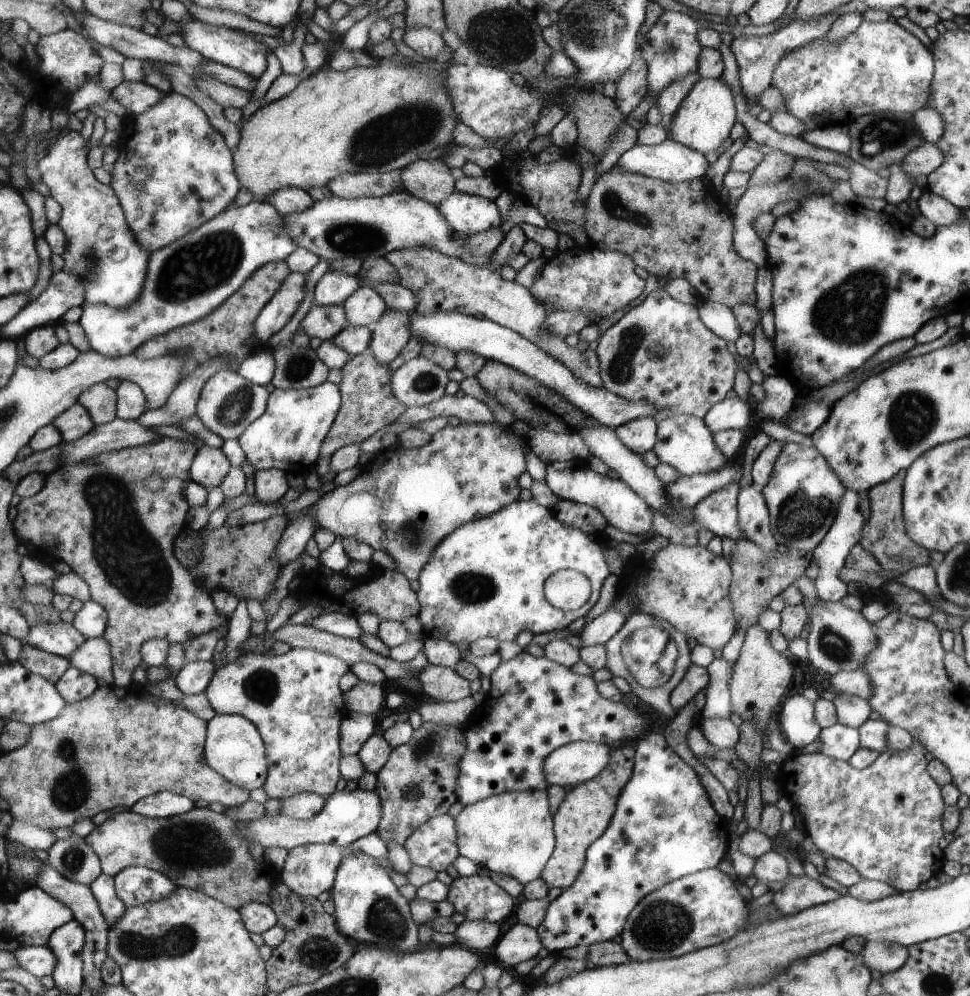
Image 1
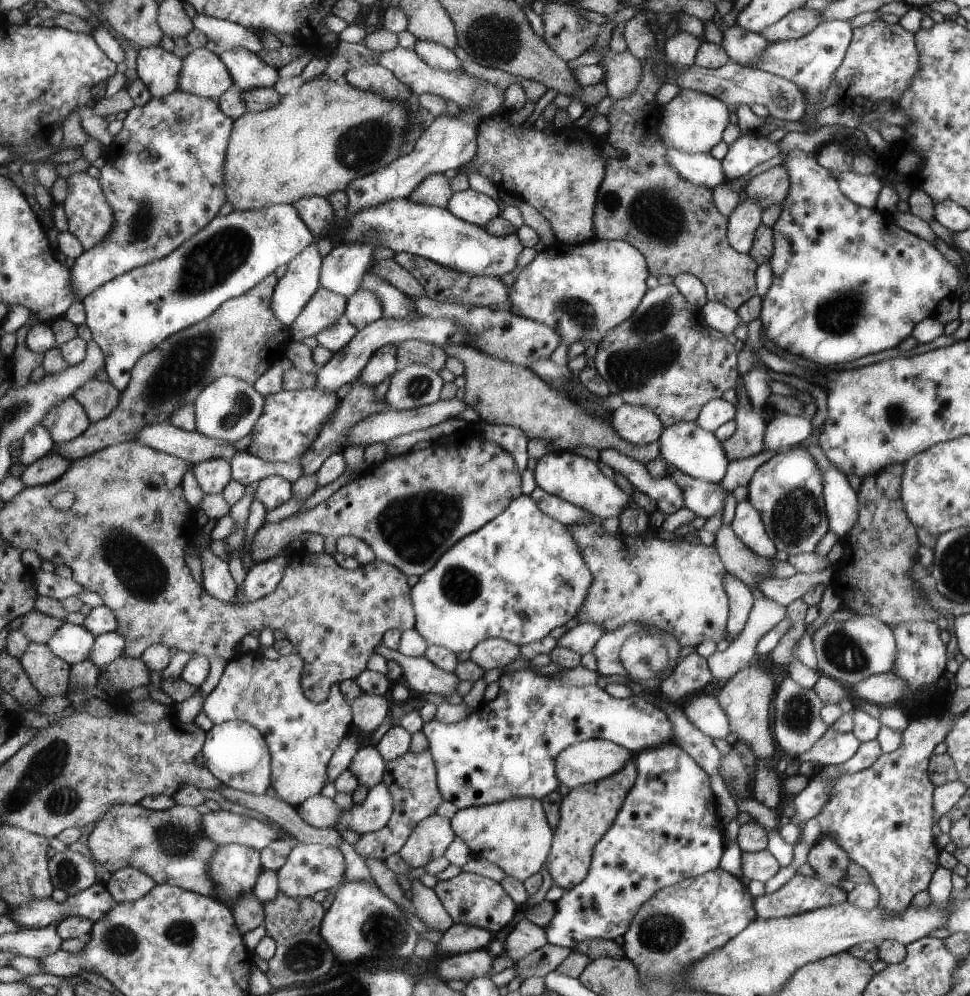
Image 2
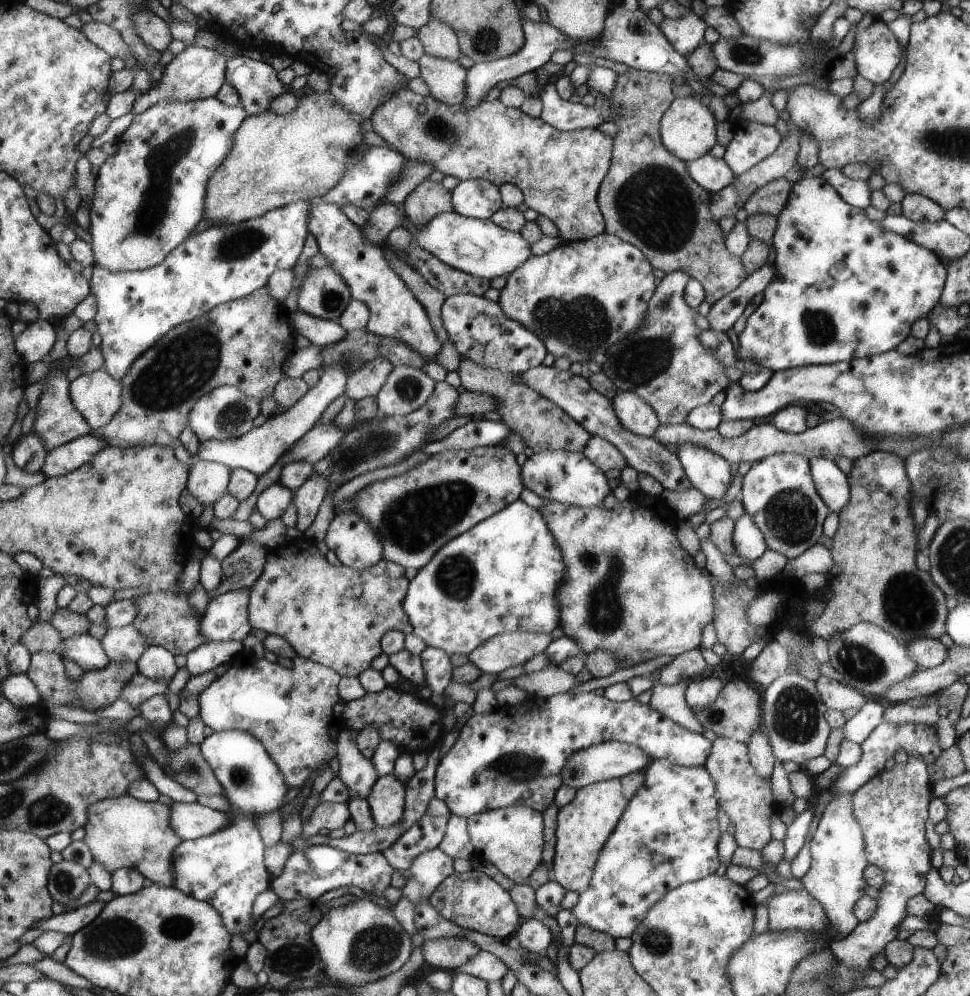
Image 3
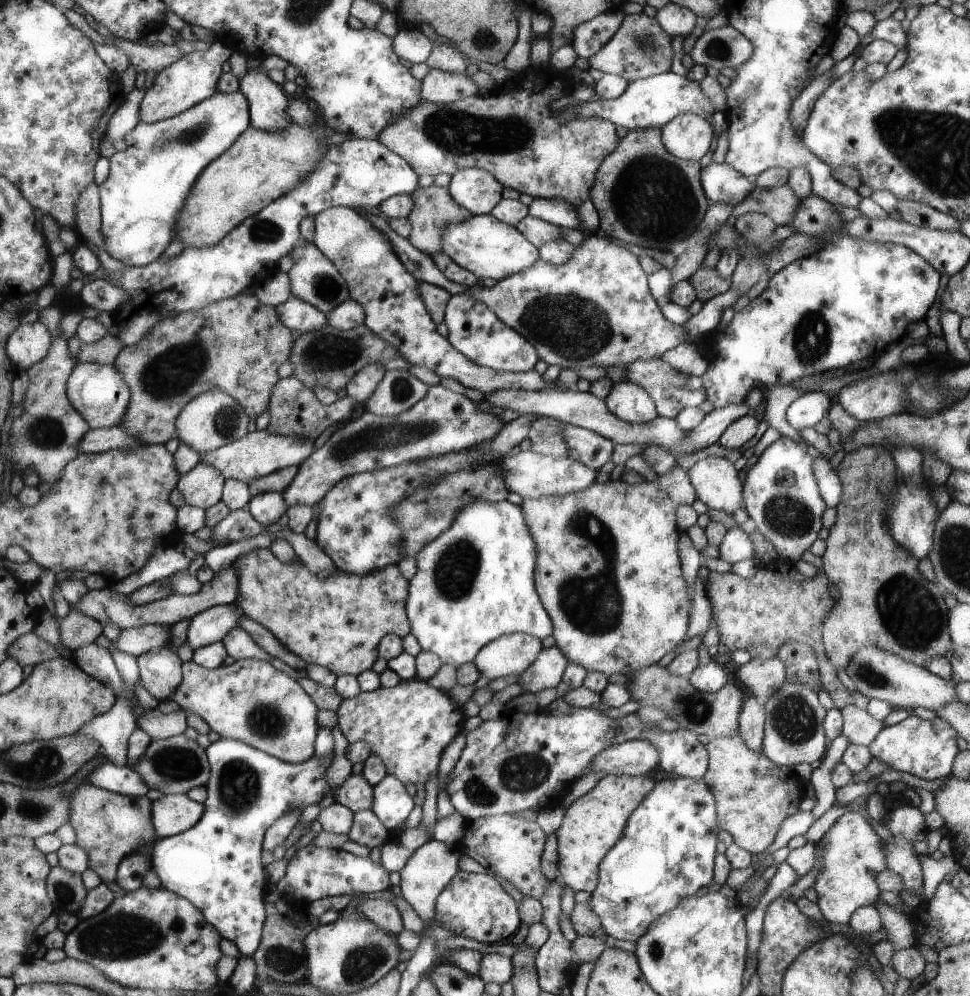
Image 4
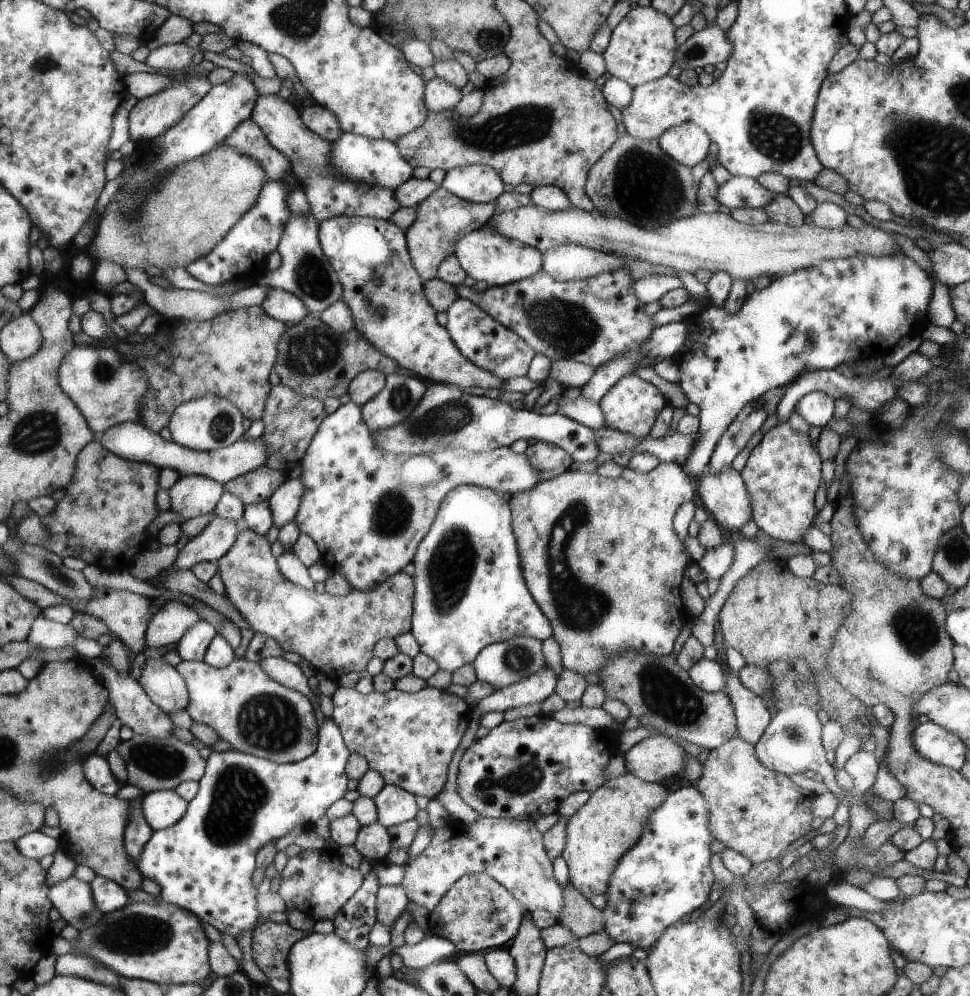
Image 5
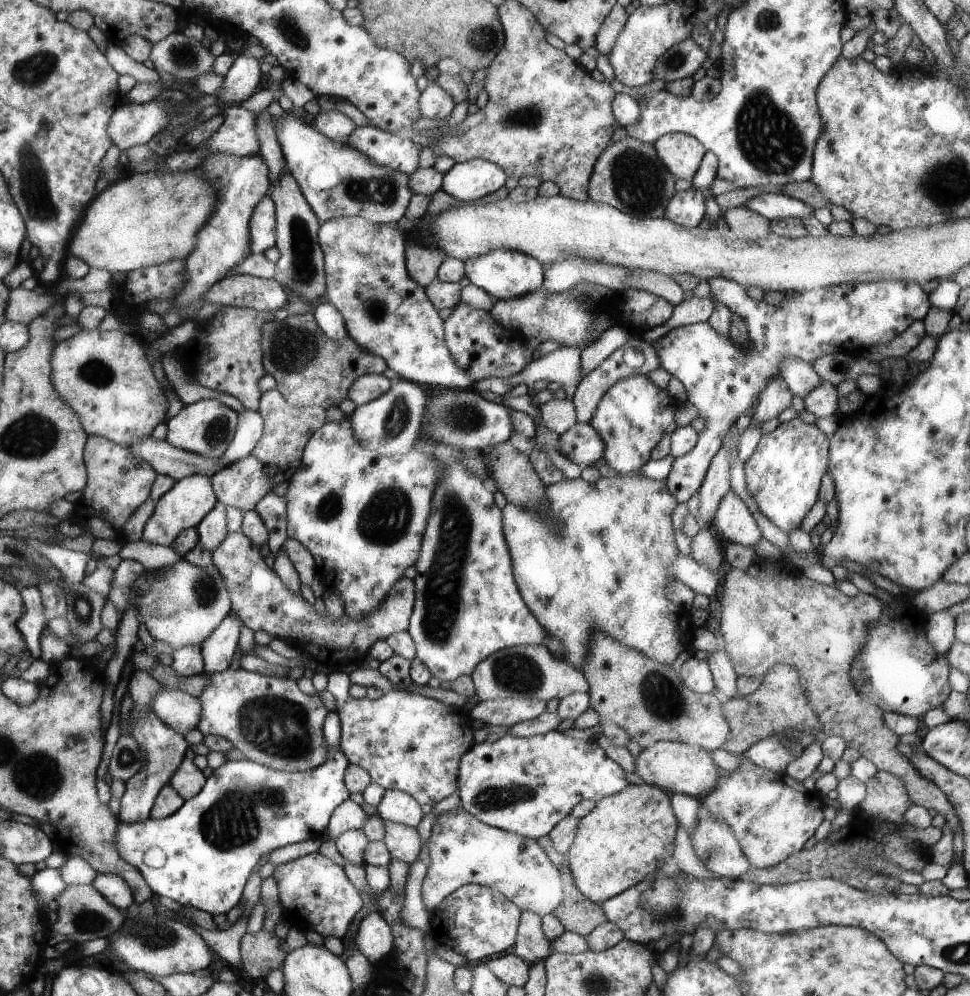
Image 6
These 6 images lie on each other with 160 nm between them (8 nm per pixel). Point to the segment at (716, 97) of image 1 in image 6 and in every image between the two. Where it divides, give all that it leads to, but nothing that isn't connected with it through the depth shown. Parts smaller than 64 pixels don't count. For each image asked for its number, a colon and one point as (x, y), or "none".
2: (692, 121)
3: (687, 129)
4: (687, 137)
5: (688, 144)
6: (680, 153)

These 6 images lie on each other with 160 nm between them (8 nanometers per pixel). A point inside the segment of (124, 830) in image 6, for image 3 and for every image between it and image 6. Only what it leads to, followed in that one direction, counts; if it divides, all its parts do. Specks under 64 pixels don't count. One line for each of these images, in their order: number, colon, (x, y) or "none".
3: (227, 869)
4: (217, 865)
5: (205, 862)

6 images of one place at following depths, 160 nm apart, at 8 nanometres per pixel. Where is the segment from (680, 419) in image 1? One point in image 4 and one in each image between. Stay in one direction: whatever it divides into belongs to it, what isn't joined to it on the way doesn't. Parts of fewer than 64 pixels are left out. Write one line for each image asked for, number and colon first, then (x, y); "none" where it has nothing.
2: (697, 453)
3: (708, 473)
4: (716, 483)

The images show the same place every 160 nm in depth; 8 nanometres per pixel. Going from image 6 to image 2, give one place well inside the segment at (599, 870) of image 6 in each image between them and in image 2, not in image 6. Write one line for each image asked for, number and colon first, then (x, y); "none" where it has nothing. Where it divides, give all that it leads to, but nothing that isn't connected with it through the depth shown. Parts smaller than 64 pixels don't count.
2: (586, 812)
3: (582, 826)
4: (591, 825)
5: (597, 835)

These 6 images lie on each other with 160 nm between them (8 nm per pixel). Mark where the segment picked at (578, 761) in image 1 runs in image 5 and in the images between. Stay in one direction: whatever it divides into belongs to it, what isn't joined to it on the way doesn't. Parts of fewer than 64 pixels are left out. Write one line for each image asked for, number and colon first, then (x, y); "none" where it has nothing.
2: (592, 760)
3: (611, 759)
4: (635, 757)
5: (653, 759)

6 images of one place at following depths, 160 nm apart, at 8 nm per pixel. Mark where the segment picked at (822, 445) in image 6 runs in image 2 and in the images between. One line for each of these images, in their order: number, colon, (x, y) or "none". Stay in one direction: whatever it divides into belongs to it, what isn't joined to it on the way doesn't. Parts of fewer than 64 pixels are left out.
2: (787, 489)
3: (777, 492)
4: (780, 494)
5: (781, 474)

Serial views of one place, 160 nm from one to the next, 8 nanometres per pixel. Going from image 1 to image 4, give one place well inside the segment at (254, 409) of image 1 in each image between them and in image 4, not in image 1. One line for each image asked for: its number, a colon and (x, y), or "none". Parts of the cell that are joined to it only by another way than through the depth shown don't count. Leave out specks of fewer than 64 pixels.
2: (228, 409)
3: (226, 413)
4: (215, 419)

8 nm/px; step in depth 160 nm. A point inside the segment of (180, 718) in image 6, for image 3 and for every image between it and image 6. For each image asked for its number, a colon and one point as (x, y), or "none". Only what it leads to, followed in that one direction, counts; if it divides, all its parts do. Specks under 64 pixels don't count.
3: (157, 663)
4: (161, 669)
5: (167, 688)

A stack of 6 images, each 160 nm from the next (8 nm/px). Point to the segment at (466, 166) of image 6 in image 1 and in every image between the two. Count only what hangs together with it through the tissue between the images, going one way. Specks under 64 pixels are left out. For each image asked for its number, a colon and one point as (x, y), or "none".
1: (469, 214)
2: (473, 207)
3: (479, 199)
4: (477, 191)
5: (475, 183)

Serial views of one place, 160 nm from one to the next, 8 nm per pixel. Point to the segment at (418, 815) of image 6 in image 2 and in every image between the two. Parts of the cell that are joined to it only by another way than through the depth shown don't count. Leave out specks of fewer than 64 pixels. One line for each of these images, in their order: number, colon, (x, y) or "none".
2: (375, 812)
3: (387, 801)
4: (392, 805)
5: (395, 804)

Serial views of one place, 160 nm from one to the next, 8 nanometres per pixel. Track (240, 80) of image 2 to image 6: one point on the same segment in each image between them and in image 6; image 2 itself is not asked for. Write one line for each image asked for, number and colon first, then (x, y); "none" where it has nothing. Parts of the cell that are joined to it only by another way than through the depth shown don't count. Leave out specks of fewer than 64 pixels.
3: (259, 84)
4: (268, 102)
5: (311, 155)
6: (338, 180)

